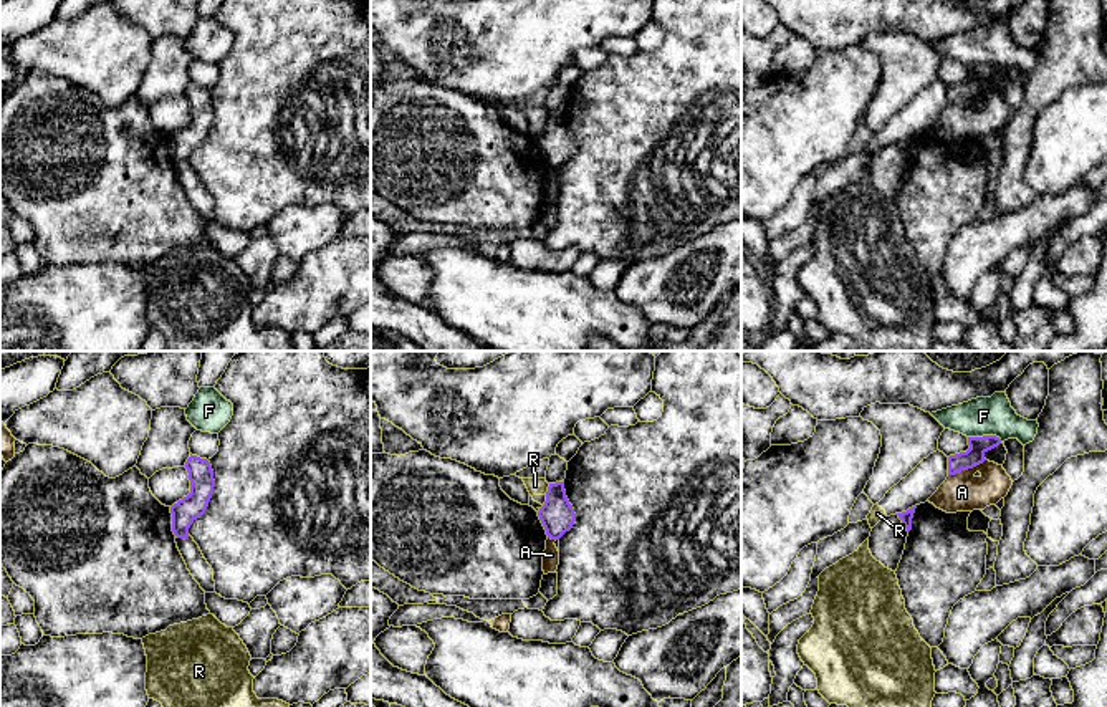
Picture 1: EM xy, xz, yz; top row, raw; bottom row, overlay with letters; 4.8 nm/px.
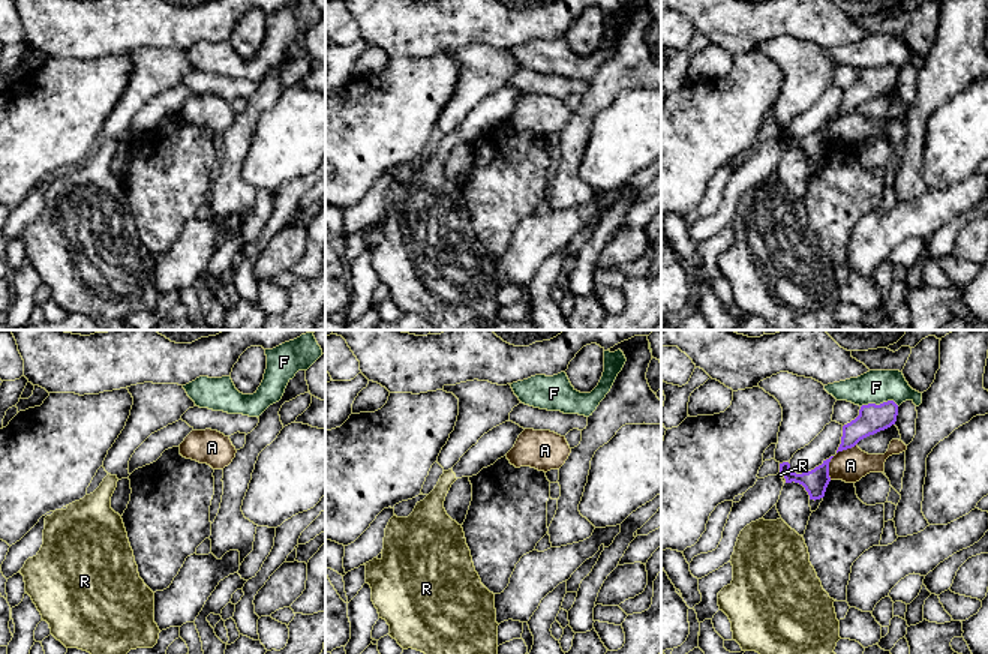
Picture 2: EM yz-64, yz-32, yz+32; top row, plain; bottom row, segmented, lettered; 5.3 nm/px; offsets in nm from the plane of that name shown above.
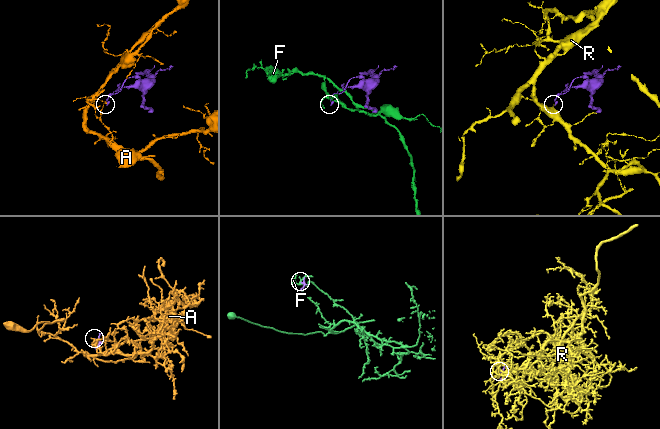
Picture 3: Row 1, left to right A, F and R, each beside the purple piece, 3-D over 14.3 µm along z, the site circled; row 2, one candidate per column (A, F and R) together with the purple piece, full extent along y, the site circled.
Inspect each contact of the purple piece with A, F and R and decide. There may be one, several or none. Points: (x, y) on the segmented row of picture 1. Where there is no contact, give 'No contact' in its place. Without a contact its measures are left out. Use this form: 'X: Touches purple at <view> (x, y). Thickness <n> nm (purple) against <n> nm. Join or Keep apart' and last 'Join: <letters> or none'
A: Touches purple at yz (967, 469). Thickness 90 nm (purple) against 190 nm. Keep apart
F: Touches purple at yz (985, 436). Thickness 90 nm (purple) against 190 nm. Keep apart
R: Touches purple at xz (548, 489). Thickness 160 nm (purple) against 80 nm. Keep apart
Join: none

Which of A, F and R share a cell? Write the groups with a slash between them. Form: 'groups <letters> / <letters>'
groups A / F / R

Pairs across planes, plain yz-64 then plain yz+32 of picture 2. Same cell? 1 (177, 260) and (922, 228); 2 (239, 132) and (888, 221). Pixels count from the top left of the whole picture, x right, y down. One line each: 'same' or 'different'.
1: same
2: different

